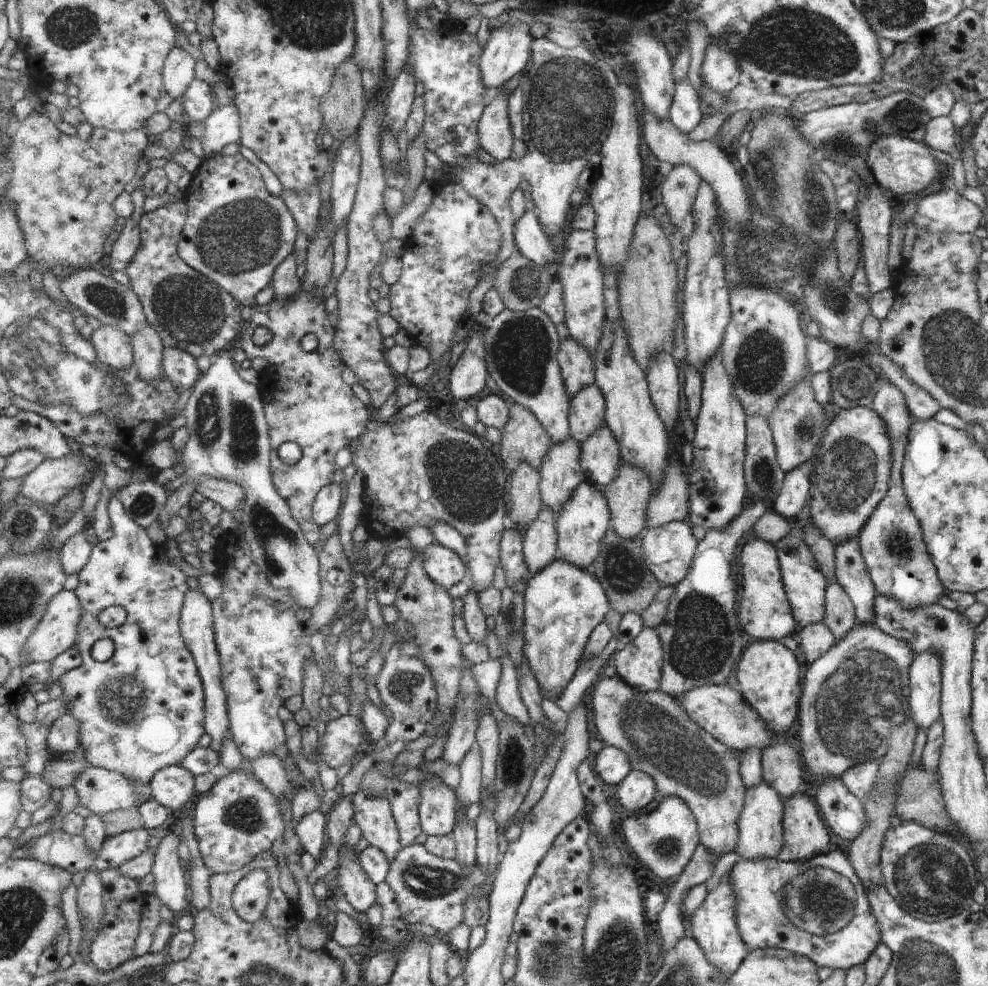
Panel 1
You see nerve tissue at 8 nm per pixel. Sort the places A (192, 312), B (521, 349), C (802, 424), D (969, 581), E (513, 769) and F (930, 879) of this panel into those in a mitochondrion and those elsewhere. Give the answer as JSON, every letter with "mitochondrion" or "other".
{"A":"mitochondrion","B":"mitochondrion","C":"mitochondrion","D":"other","E":"mitochondrion","F":"mitochondrion"}

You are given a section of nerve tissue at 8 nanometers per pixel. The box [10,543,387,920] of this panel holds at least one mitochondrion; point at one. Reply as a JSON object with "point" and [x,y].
{"point":[122,700]}

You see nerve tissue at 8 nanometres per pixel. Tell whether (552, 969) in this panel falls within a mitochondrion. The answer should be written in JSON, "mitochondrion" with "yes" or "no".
{"mitochondrion":"yes"}

